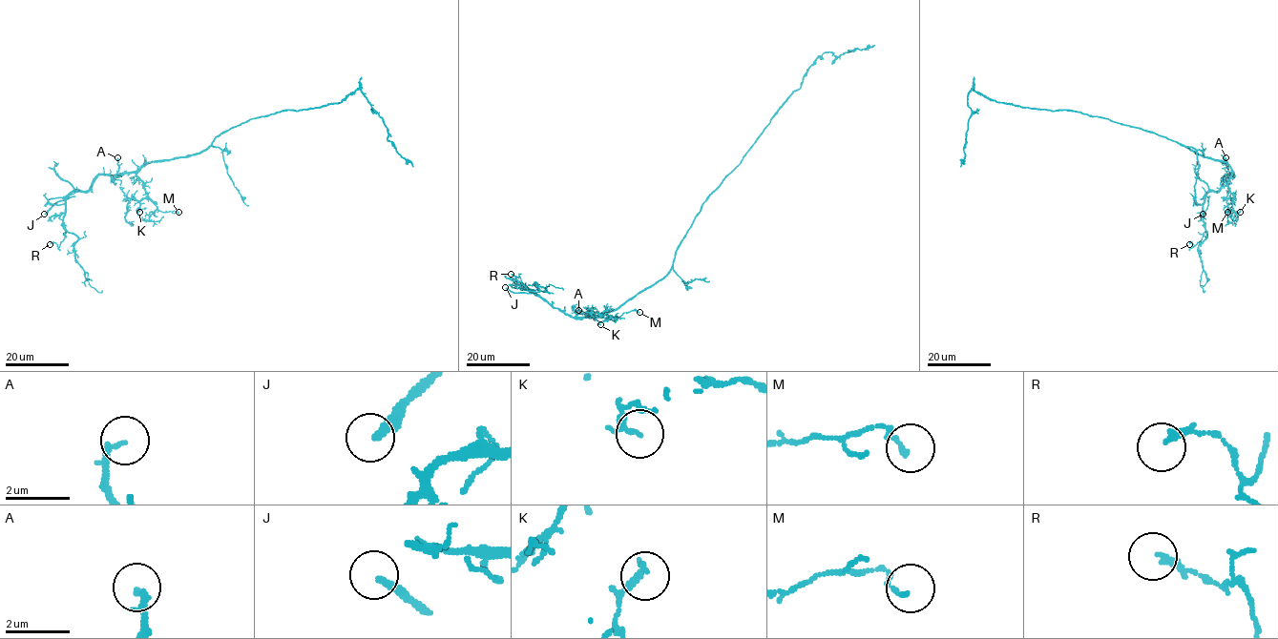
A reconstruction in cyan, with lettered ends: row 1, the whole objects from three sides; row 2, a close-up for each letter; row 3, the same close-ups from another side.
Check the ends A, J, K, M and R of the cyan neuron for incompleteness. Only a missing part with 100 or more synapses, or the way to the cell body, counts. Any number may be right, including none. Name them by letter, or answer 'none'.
J

